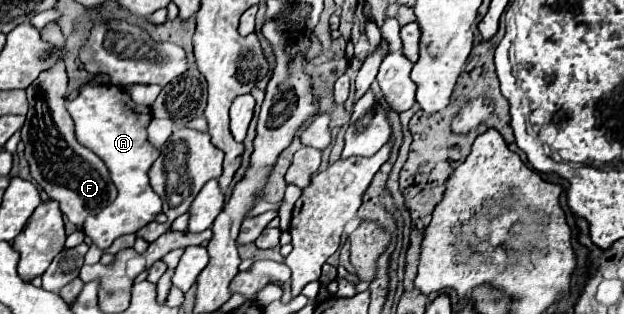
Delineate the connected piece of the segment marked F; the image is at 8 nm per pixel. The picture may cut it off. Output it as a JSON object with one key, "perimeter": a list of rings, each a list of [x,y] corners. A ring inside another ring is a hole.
{"perimeter":[[[59,58],[47,72],[41,72],[35,82],[27,88],[29,112],[25,126],[21,128],[21,138],[25,142],[25,158],[31,168],[33,180],[49,194],[51,200],[61,204],[61,212],[77,226],[85,222],[87,216],[103,210],[117,196],[117,188],[109,178],[107,166],[95,152],[83,148],[75,142],[75,124],[67,112],[67,72],[65,62]]]}

